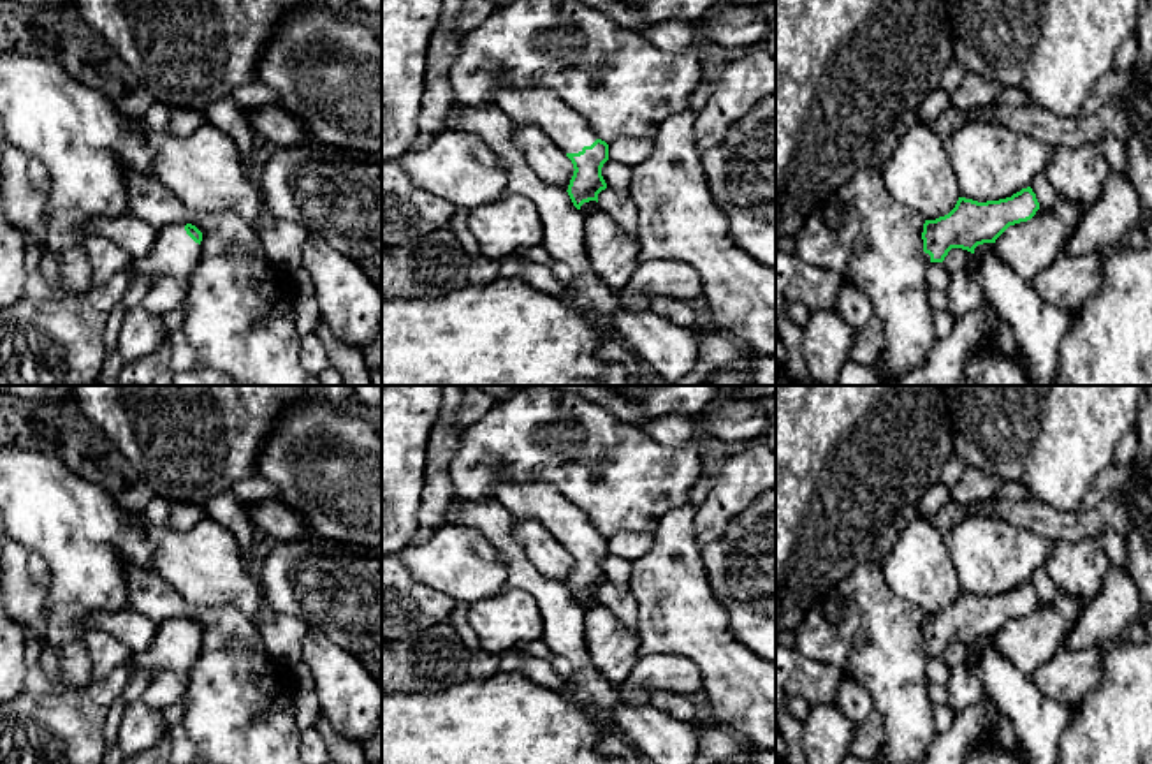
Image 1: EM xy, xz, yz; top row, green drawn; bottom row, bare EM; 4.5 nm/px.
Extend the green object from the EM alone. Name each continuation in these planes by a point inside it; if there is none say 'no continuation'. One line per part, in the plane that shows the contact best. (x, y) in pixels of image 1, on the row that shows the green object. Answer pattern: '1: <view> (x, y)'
1: xz (533, 106)

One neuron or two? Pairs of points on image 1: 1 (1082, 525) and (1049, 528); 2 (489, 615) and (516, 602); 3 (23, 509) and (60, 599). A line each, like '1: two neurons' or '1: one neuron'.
1: one neuron
2: one neuron
3: one neuron

